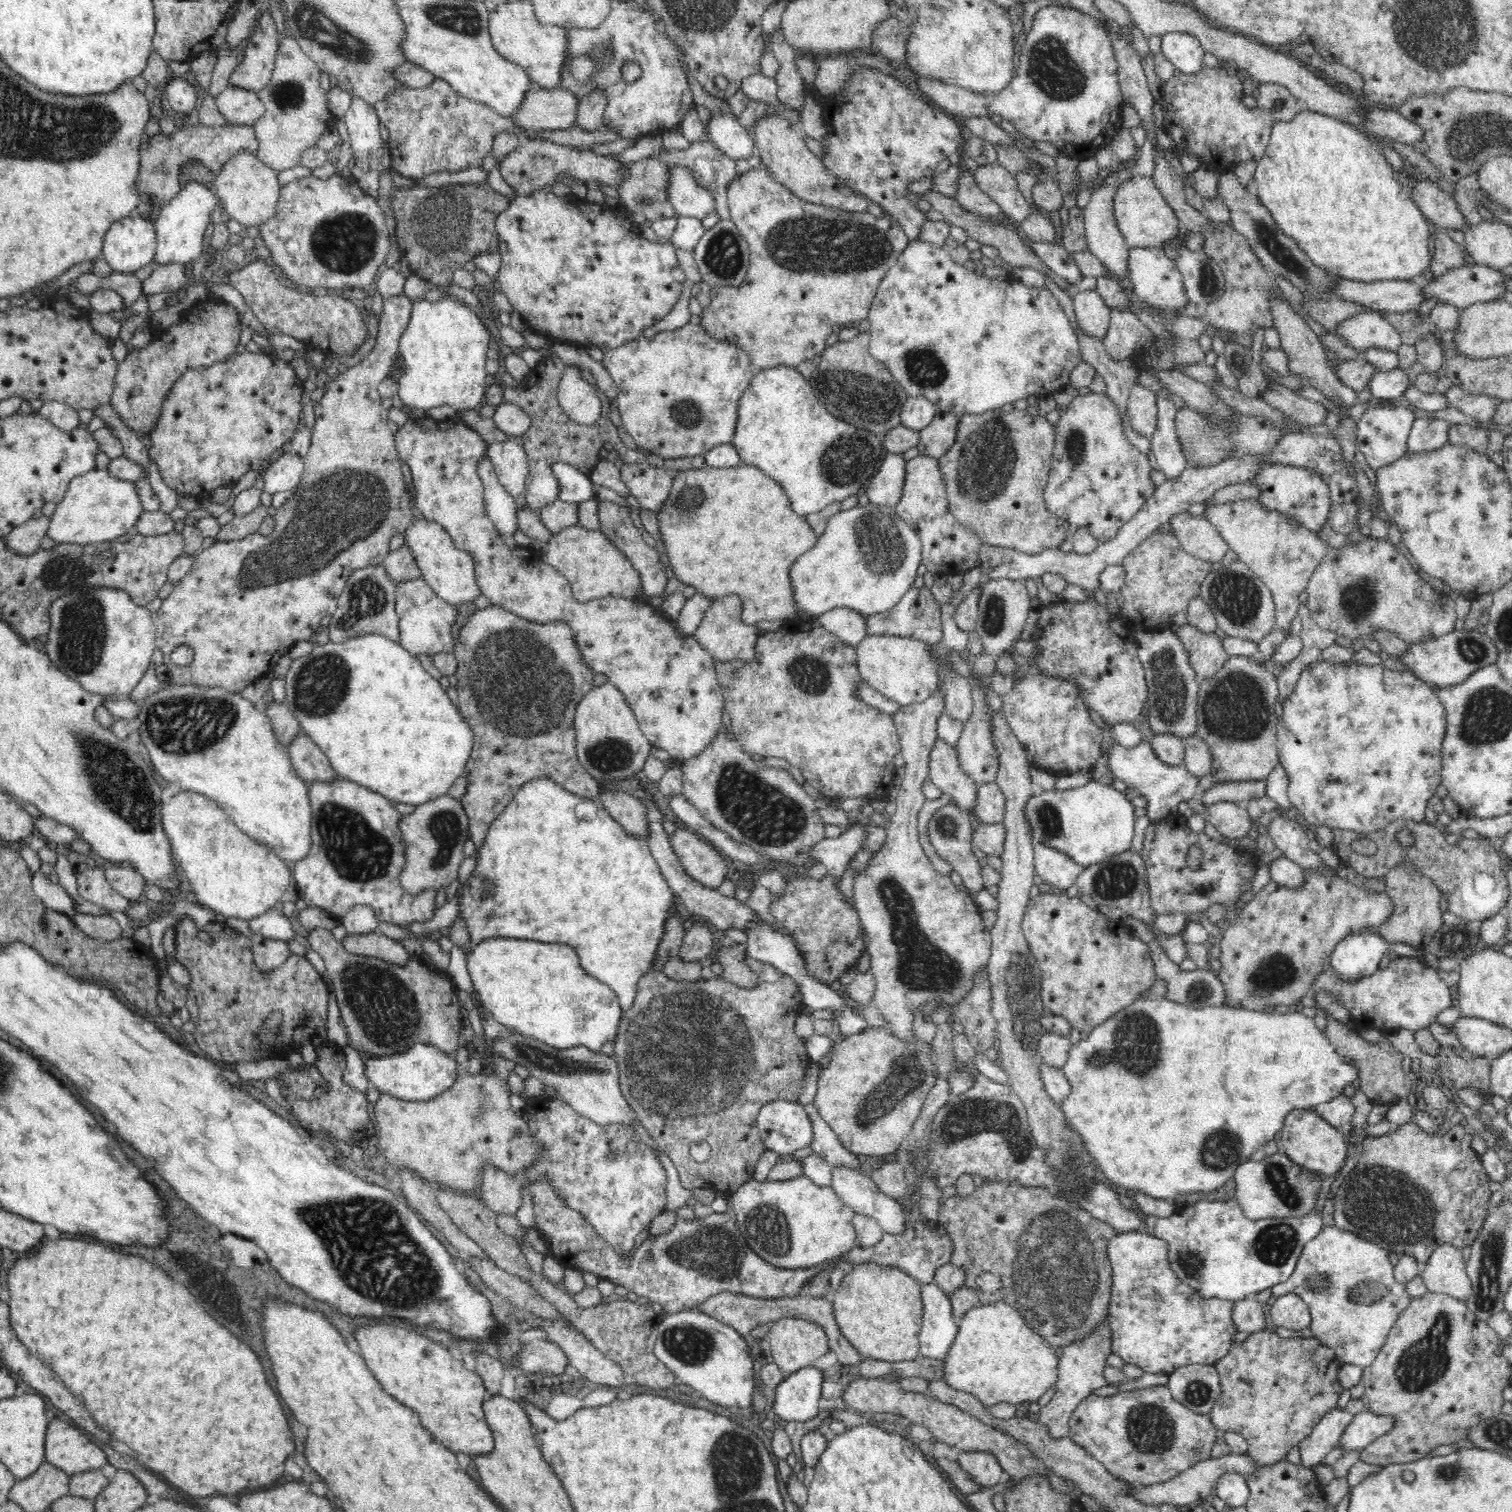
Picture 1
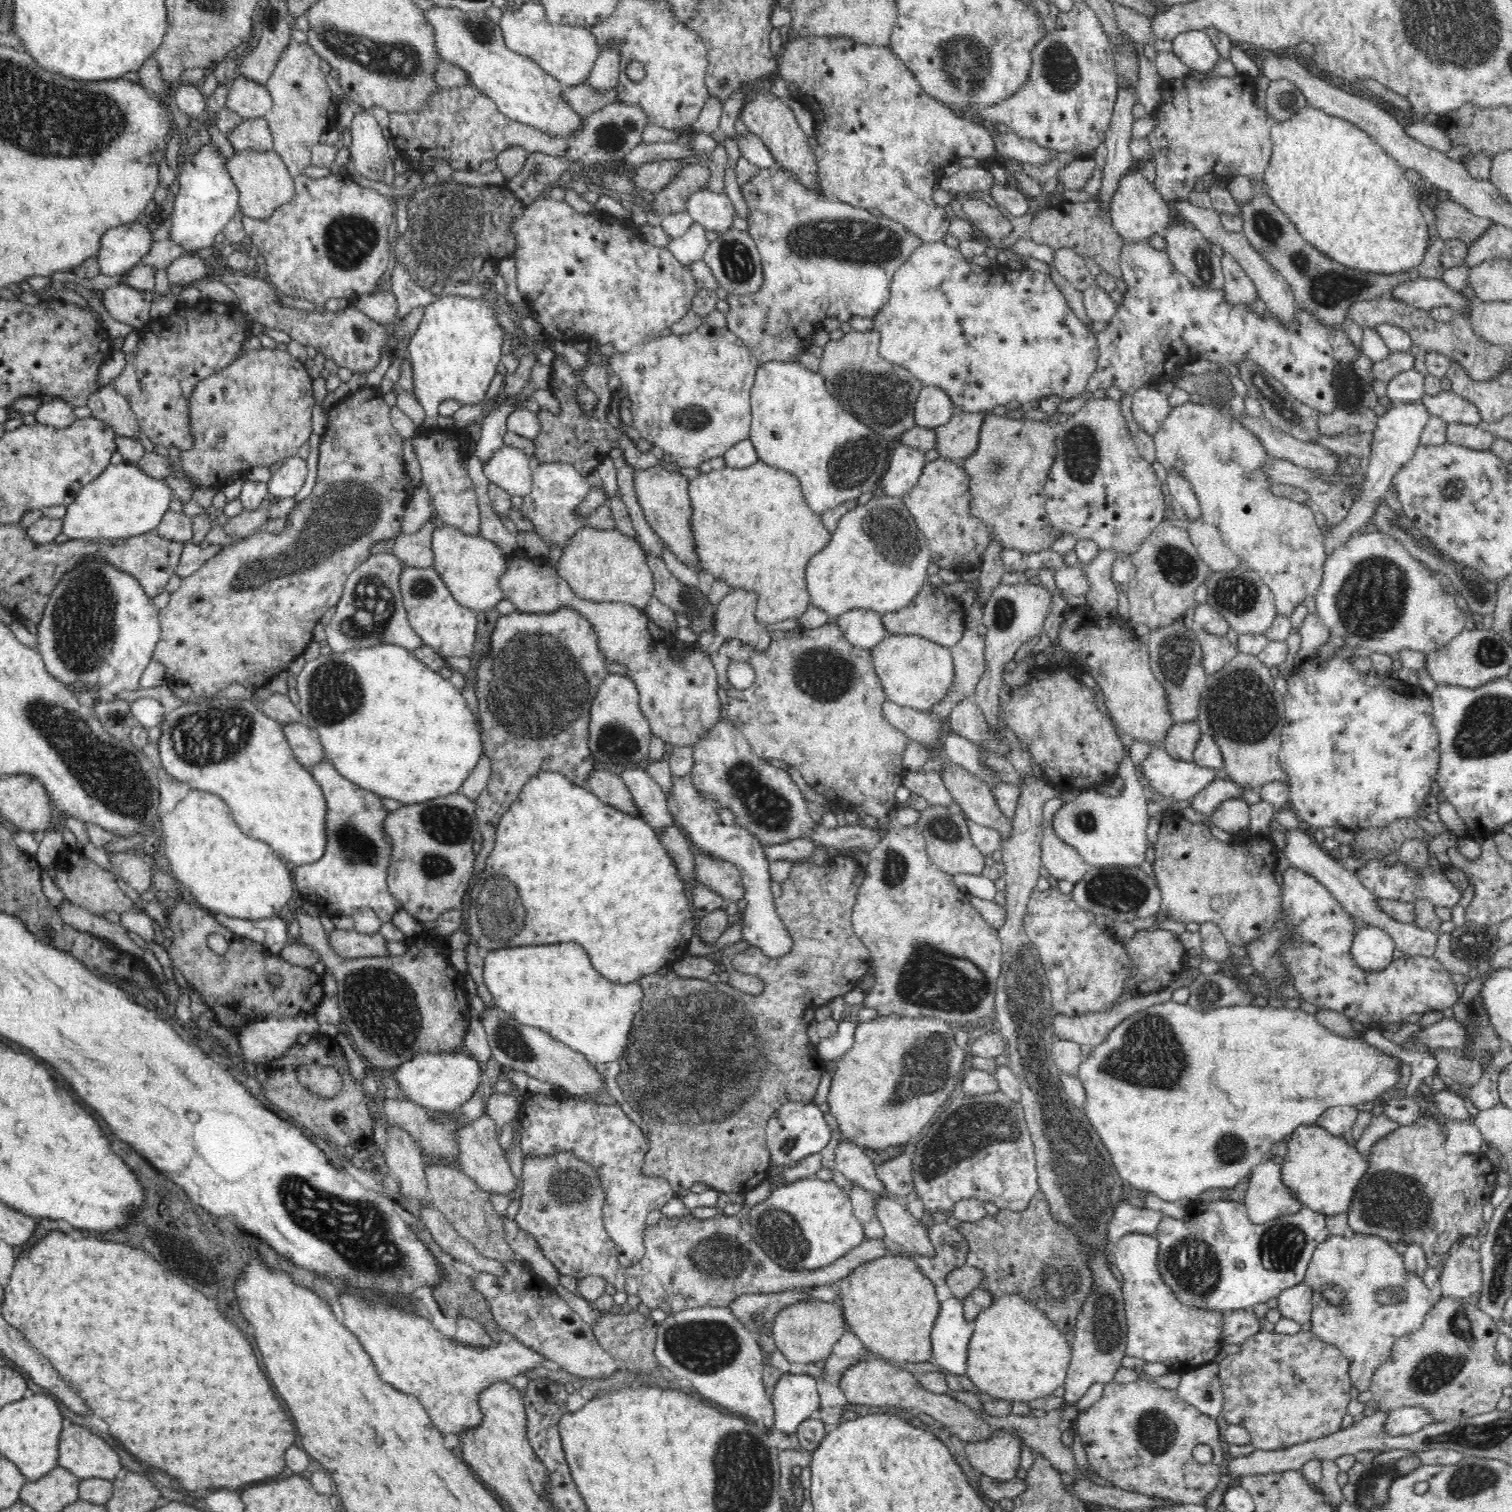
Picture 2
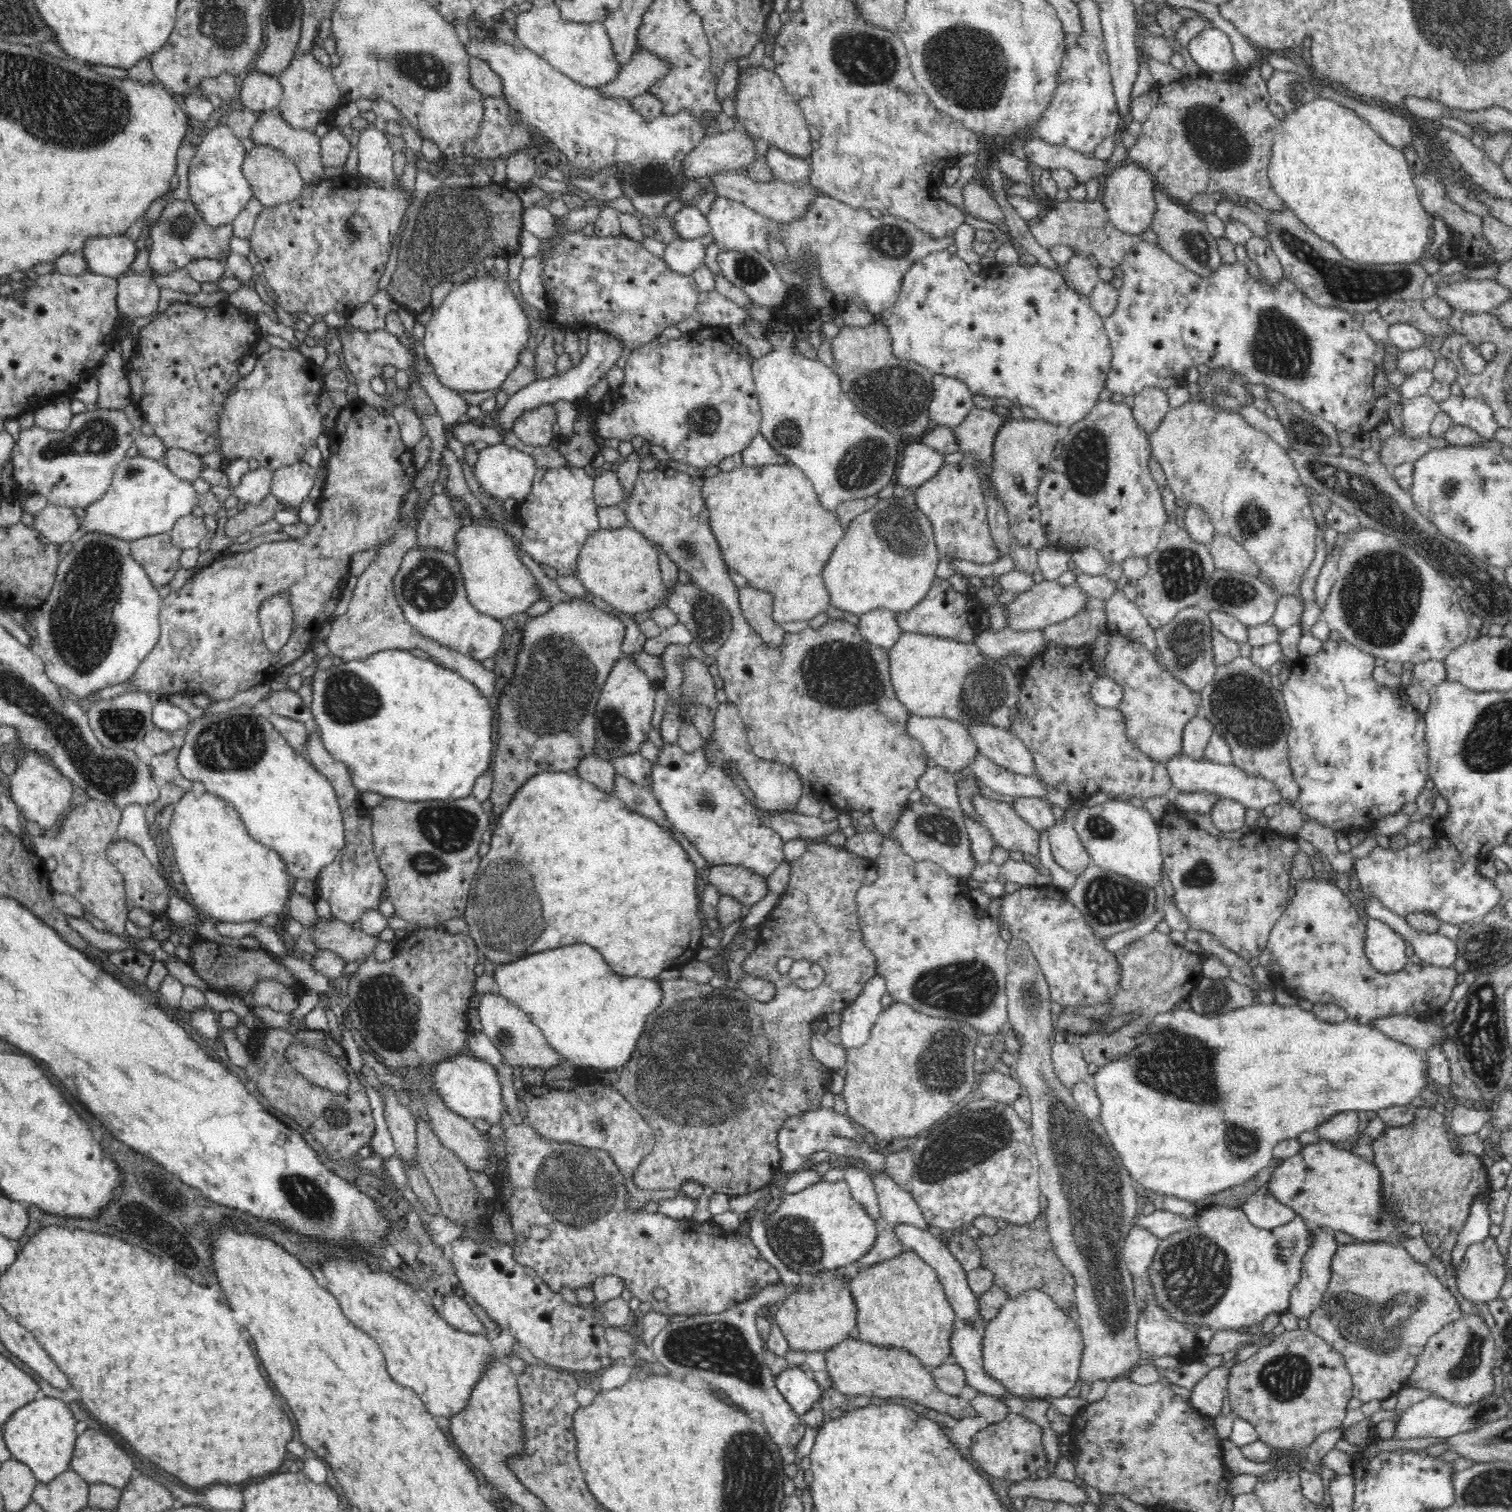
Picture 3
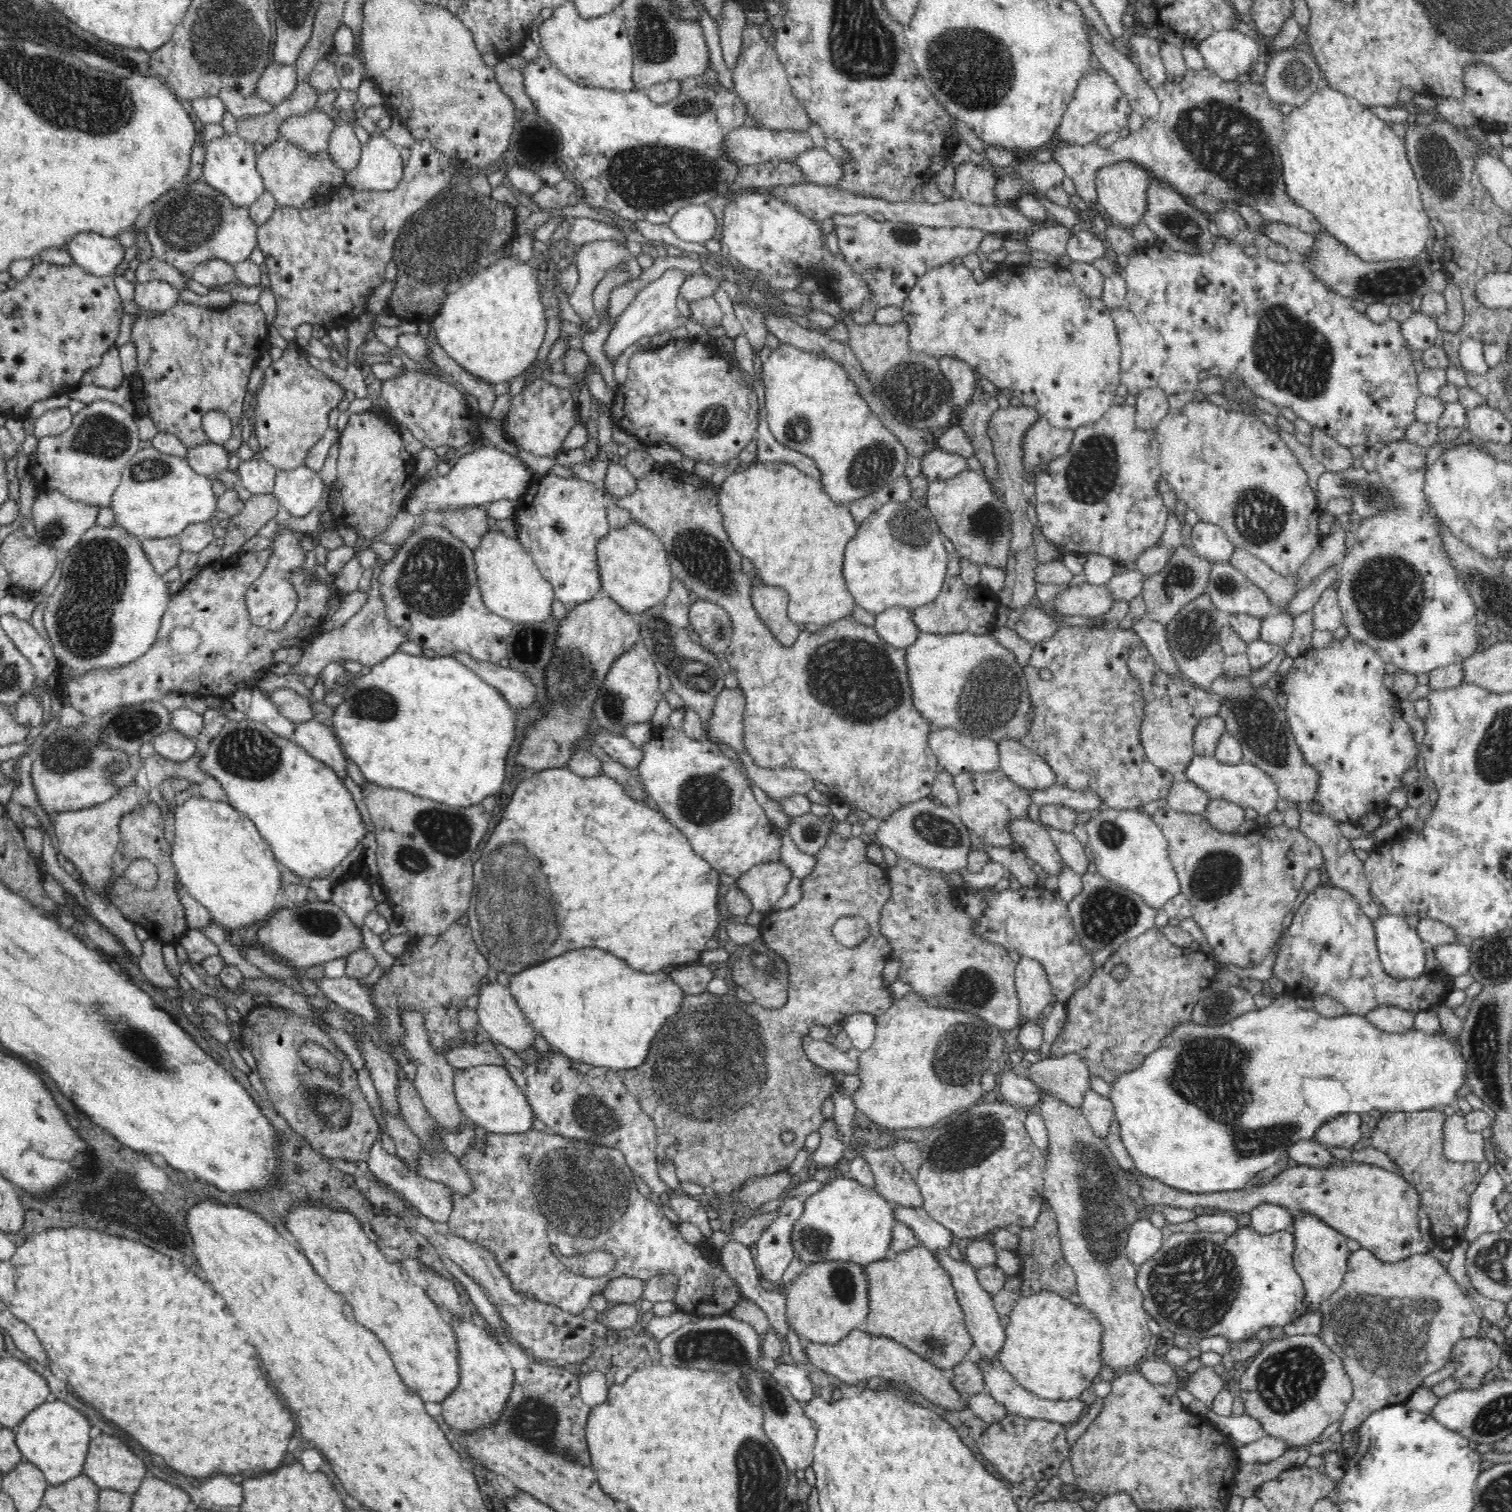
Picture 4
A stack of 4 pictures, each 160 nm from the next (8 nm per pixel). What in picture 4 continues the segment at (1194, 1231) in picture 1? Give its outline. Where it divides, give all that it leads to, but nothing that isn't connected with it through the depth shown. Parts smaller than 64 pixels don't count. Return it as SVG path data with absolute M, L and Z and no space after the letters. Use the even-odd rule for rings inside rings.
M1251 1225L1234 1233L1172 1233L1163 1239L1157 1253L1137 1266L1135 1281L1143 1294L1143 1307L1161 1328L1186 1334L1193 1340L1223 1336L1228 1342L1240 1342L1256 1336L1262 1328L1286 1326L1308 1311L1304 1303L1304 1285L1293 1267L1295 1237L1291 1230L1264 1234Z

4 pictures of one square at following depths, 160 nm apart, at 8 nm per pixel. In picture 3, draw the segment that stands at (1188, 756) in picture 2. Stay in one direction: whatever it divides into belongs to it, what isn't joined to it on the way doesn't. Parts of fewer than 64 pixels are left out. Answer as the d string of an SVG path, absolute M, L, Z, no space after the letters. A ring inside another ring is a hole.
M1200 714L1194 716L1182 732L1182 754L1202 759L1212 733L1212 723L1206 717Z

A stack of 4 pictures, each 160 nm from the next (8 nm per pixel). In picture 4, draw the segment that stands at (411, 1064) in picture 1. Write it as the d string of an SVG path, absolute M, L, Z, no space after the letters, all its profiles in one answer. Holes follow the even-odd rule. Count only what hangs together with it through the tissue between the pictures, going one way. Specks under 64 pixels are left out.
M478 1065L462 1070L453 1076L457 1106L463 1116L485 1128L487 1133L516 1133L532 1130L534 1111L528 1103L525 1091L516 1085L505 1066Z

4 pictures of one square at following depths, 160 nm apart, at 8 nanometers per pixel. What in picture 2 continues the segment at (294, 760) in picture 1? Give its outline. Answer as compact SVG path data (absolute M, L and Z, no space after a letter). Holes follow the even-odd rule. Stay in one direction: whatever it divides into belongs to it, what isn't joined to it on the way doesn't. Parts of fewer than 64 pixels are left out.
M300 723L282 725L285 737L291 746L294 757L300 765L310 769L325 758L323 746L315 728Z

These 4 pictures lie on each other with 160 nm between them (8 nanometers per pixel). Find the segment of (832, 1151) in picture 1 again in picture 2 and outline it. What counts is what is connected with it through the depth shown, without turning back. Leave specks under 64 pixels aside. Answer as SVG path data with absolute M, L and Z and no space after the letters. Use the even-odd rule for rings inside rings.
M841 1140L835 1148L835 1170L850 1182L860 1185L874 1195L890 1195L877 1176L876 1167L864 1153L862 1146L854 1145L848 1140Z

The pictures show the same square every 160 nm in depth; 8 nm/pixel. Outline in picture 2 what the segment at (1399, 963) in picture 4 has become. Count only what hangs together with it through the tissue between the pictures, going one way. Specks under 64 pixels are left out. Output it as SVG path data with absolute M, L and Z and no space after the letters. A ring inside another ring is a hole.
M1360 925L1350 953L1359 968L1376 973L1394 962L1394 949L1394 940L1383 929Z

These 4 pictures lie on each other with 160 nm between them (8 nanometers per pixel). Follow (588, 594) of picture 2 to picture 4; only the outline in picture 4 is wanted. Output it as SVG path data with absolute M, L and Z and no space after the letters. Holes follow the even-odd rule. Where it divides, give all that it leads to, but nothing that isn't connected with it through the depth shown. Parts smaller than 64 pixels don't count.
M628 523L619 529L610 529L596 544L597 570L601 588L624 611L637 617L646 609L661 603L670 594L674 577L665 552L664 543L644 525Z

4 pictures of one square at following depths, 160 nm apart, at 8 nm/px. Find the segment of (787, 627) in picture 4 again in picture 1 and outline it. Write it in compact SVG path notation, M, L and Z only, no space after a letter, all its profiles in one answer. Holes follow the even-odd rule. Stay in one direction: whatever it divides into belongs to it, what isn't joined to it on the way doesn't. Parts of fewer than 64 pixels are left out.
M723 596L712 601L705 611L694 636L712 656L714 661L730 663L734 659L752 661L756 654L756 638L760 634L758 627L740 620L741 600L738 596Z

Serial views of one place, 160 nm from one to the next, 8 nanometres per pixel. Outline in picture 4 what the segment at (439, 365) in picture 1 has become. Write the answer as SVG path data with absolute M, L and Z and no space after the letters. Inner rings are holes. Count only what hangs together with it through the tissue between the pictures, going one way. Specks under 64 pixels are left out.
M516 257L497 258L490 267L477 272L470 280L462 282L460 288L448 293L441 304L438 316L430 322L433 338L441 350L453 362L468 371L472 378L480 379L490 385L509 382L522 374L540 352L546 336L546 312L540 299L538 273L546 270L545 262L526 262Z

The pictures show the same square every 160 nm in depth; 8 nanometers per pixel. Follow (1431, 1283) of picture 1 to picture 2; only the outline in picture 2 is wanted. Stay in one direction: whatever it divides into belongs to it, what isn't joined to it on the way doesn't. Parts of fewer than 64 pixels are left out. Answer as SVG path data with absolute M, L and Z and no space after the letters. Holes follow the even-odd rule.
M1452 1246L1438 1276L1437 1292L1452 1299L1470 1301L1482 1288L1480 1251L1470 1246Z

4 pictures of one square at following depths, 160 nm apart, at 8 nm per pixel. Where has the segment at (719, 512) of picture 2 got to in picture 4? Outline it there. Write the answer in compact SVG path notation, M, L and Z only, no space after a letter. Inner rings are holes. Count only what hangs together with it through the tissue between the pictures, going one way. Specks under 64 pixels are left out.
M755 462L746 465L745 470L741 472L734 470L727 477L722 486L716 486L718 488L717 507L722 515L724 530L728 533L728 538L732 540L734 548L744 558L748 558L754 564L754 570L756 570L758 578L763 580L764 585L780 587L788 592L788 618L798 624L816 624L818 626L832 624L833 621L840 620L844 617L850 618L856 603L852 602L852 596L848 594L848 587L844 586L844 575L841 574L841 566L844 563L846 544L848 544L848 540L852 540L852 537L856 536L858 524L852 518L848 504L841 505L840 503L834 503L823 490L820 481L814 480L814 478L811 478L811 476L808 476L792 464L782 462L764 462L764 464L760 464Z

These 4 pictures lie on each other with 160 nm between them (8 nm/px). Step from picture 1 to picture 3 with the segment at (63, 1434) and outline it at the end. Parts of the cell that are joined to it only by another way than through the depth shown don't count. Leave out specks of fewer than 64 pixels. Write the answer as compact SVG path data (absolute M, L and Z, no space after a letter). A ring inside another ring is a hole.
M88 1427L78 1434L69 1468L89 1485L110 1484L124 1488L134 1470L132 1458L106 1434Z

